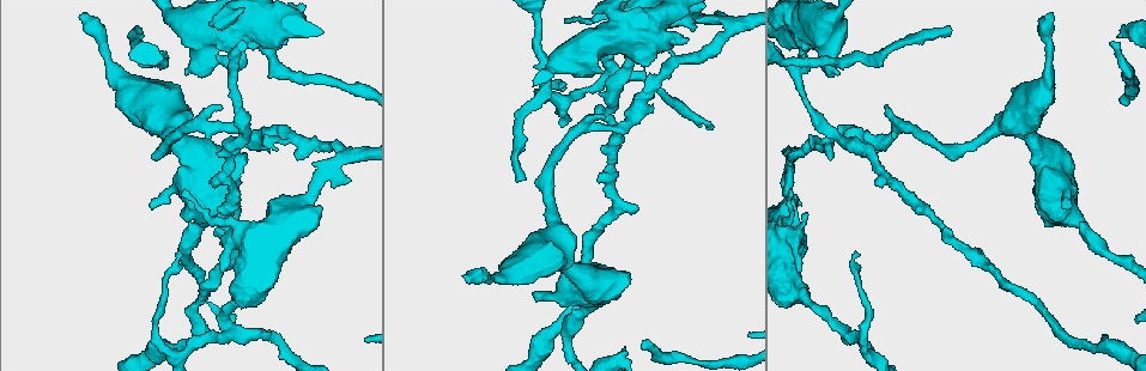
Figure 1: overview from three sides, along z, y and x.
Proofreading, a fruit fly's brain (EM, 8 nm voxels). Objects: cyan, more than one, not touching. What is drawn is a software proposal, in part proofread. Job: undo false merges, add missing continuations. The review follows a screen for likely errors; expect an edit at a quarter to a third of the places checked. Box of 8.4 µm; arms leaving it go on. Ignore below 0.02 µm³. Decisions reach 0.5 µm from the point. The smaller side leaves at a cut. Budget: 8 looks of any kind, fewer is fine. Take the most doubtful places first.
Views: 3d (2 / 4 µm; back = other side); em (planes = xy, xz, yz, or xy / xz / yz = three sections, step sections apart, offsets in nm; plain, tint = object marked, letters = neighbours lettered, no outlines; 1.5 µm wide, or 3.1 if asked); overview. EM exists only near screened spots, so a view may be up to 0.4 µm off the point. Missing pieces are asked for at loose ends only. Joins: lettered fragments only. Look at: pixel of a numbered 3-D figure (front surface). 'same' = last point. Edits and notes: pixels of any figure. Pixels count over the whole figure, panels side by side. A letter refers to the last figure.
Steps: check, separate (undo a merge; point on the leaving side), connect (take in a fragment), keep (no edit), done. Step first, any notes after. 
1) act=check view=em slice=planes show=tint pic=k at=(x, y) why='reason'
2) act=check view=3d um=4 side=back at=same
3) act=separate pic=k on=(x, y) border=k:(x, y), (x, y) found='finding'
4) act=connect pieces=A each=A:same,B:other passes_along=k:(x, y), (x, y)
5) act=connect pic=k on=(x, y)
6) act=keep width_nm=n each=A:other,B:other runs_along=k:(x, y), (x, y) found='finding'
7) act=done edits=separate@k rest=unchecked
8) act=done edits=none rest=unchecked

act=check view=em slice=planes show=tint pic=1 at=(947, 30) why='end of a long branch'

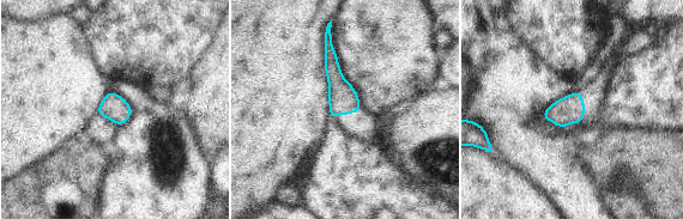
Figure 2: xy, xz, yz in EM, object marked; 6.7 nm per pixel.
act=check view=em slice=planes show=letters at=same why='see the neighbours'

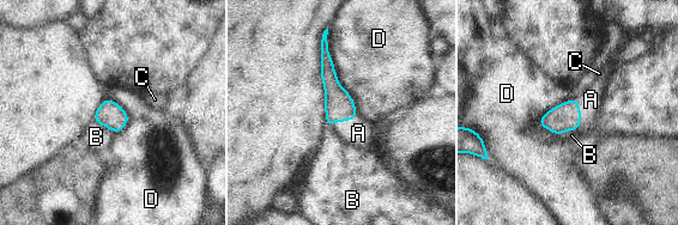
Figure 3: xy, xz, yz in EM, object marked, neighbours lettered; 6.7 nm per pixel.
act=connect pieces=A each=A:same,B:other,C:other,D:other passes_along=3:(565, 116), (580, 114), (591, 99) found='the neuron continues'

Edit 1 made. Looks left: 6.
act=check view=em slice=xy step=8 show=letters pic=1 at=(798, 70) why='sudden change in width'

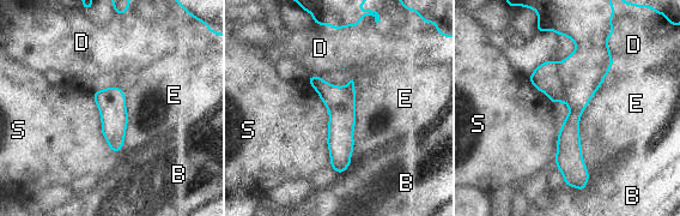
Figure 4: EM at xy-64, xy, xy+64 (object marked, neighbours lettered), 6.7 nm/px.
act=separate pic=4 on=(545, 78) longest_contact=E:750nm each=B:other,D:other,E:other,S:other part_leaving=4:(311, 78), (340, 106), (339, 170) found='a second neuron is stuck on'

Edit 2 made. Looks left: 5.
act=check view=em slice=planes show=letters pic=1 at=(643, 340) why='tapers out'

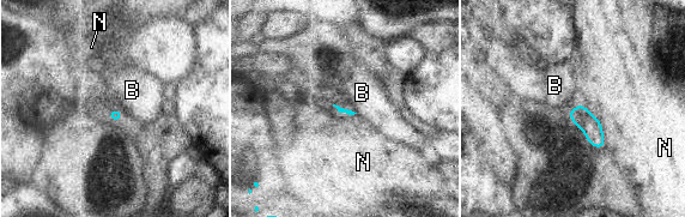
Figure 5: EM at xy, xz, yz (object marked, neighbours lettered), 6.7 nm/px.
act=keep each=B:other,N:other border=5:(338, 106), (356, 113) found='none of them fits'

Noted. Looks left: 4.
act=done edits=connect@3,separate@4 rest=unchecked

